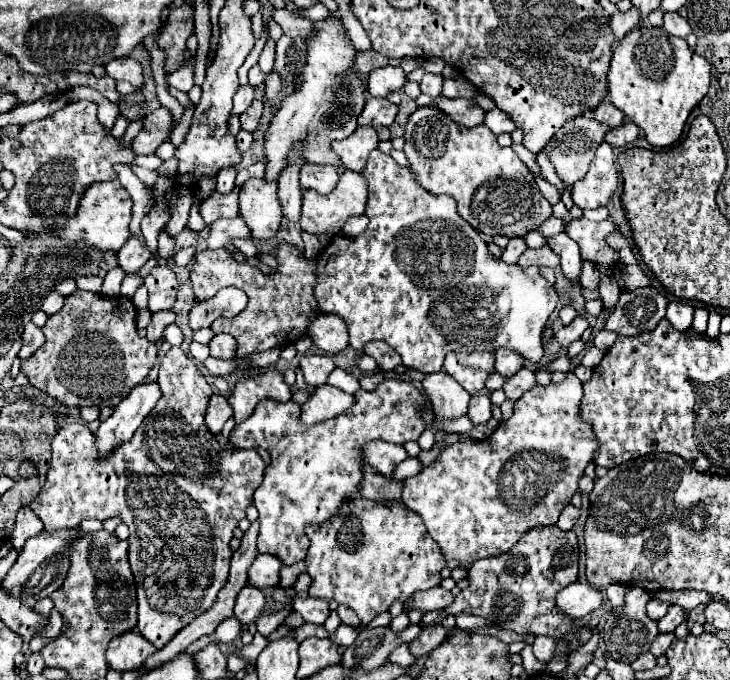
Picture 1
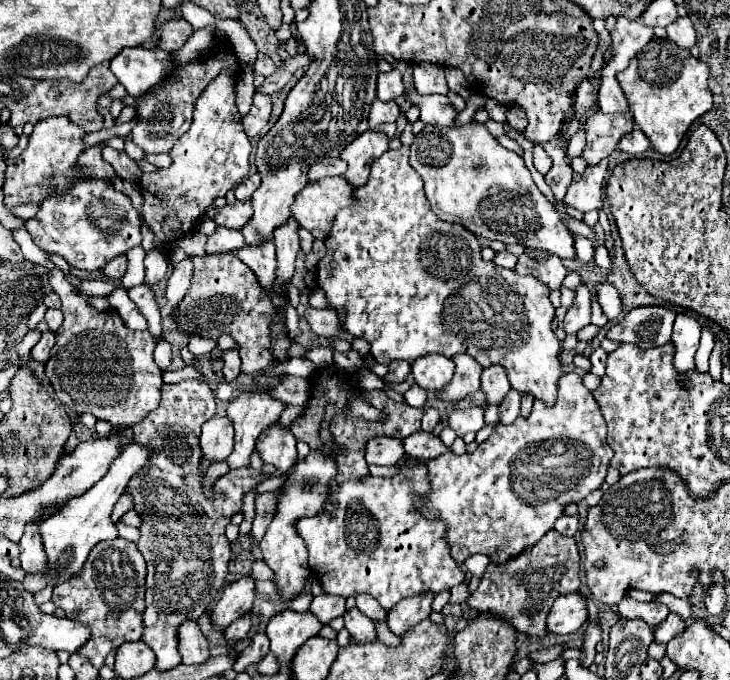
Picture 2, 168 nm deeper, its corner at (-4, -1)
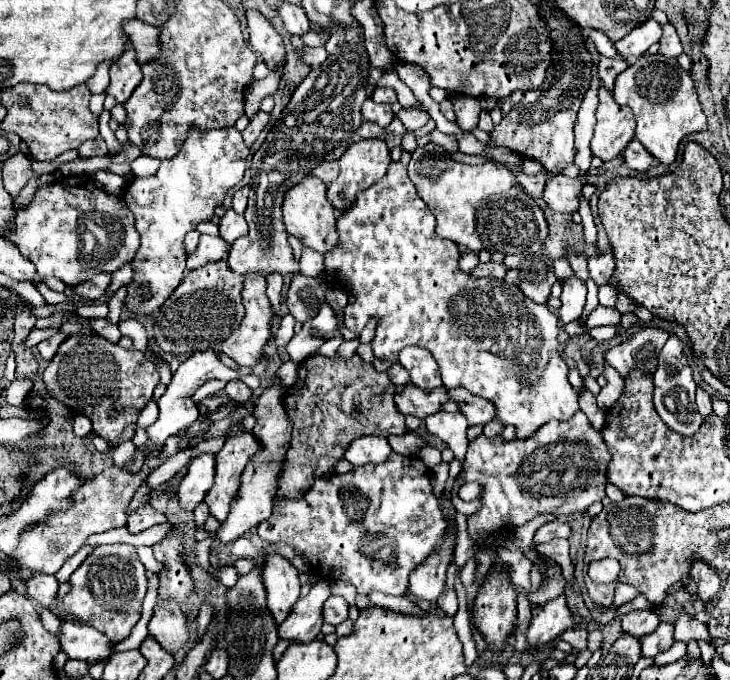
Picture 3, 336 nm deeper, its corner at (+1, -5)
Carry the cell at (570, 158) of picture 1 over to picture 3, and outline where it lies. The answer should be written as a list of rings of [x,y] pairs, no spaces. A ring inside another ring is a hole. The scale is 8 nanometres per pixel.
[[[601,87],[597,107],[597,125],[591,139],[591,153],[601,161],[611,161],[627,147],[635,135],[635,117],[629,107],[615,103],[613,95]]]

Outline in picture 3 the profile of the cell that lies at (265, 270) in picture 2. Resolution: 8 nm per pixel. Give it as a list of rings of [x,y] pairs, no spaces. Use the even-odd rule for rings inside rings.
[[[247,275],[243,287],[243,305],[245,305],[245,319],[241,327],[225,339],[221,351],[227,353],[237,365],[253,367],[261,355],[263,347],[271,337],[271,305],[265,295],[265,277],[261,275]]]

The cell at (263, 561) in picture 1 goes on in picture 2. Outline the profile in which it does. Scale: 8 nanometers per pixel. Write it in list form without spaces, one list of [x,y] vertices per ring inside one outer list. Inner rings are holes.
[[[242,577],[224,589],[210,615],[210,623],[216,631],[226,631],[232,621],[244,617],[246,611],[250,611],[254,603],[254,583],[256,581],[250,577]]]

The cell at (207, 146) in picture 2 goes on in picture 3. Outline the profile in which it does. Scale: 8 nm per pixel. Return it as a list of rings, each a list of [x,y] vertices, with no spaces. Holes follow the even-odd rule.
[[[191,127],[189,139],[183,141],[179,153],[171,159],[163,159],[161,167],[151,177],[135,177],[123,199],[135,215],[135,227],[141,235],[141,247],[133,259],[135,277],[127,287],[125,305],[137,315],[155,313],[167,297],[181,283],[185,267],[183,239],[201,221],[213,217],[213,209],[223,203],[227,191],[243,179],[249,147],[243,143],[241,133],[235,127],[197,131]]]

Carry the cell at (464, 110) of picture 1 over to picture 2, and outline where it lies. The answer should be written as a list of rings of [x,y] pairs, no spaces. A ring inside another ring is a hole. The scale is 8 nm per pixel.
[[[396,61],[394,69],[398,69],[402,73],[402,79],[404,79],[404,85],[406,85],[406,91],[404,91],[406,99],[412,103],[412,107],[420,109],[420,121],[424,121],[428,125],[440,125],[440,127],[452,127],[454,125],[456,111],[452,111],[452,107],[448,107],[446,95],[426,95],[426,97],[422,97],[414,89],[412,77],[408,77],[408,69],[412,69],[412,65],[404,63],[404,61]]]

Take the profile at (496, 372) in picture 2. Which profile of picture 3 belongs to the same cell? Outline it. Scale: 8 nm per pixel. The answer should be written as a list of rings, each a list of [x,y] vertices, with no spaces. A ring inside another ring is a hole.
[[[463,387],[451,389],[451,399],[461,405],[461,411],[467,415],[469,425],[485,425],[495,417],[495,407],[491,407],[487,399],[479,399],[479,395],[467,393]]]

